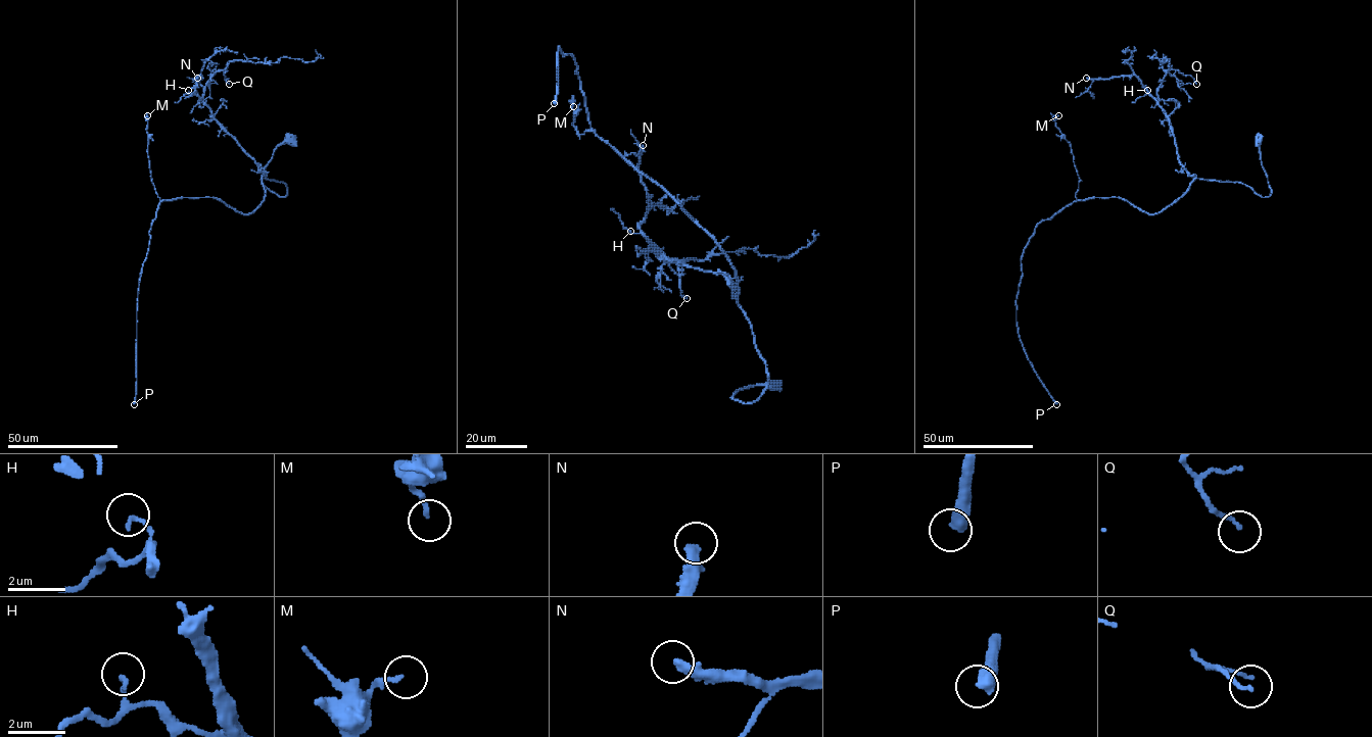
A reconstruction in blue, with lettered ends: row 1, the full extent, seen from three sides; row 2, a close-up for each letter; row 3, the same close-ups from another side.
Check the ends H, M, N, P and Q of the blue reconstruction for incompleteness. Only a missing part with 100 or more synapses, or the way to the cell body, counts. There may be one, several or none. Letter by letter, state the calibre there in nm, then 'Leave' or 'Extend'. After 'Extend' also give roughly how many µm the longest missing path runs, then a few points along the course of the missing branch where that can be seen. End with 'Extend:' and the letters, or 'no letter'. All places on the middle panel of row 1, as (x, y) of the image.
H: Thickness 140 nm. Leave
M: Thickness 150 nm. Leave
N: Thickness 360 nm. Extend. Missing length about 35 µm. Course of what is missing: (643, 145), (665, 127), (695, 112), (726, 109)
P: Thickness 480 nm. Extend. Missing length about 100 µm. Course of what is missing: (554, 103), (531, 149), (520, 157), (507, 156), (488, 135), (484, 112), (490, 97), (480, 54)
Q: Thickness 130 nm. Leave
Extend: N, P

